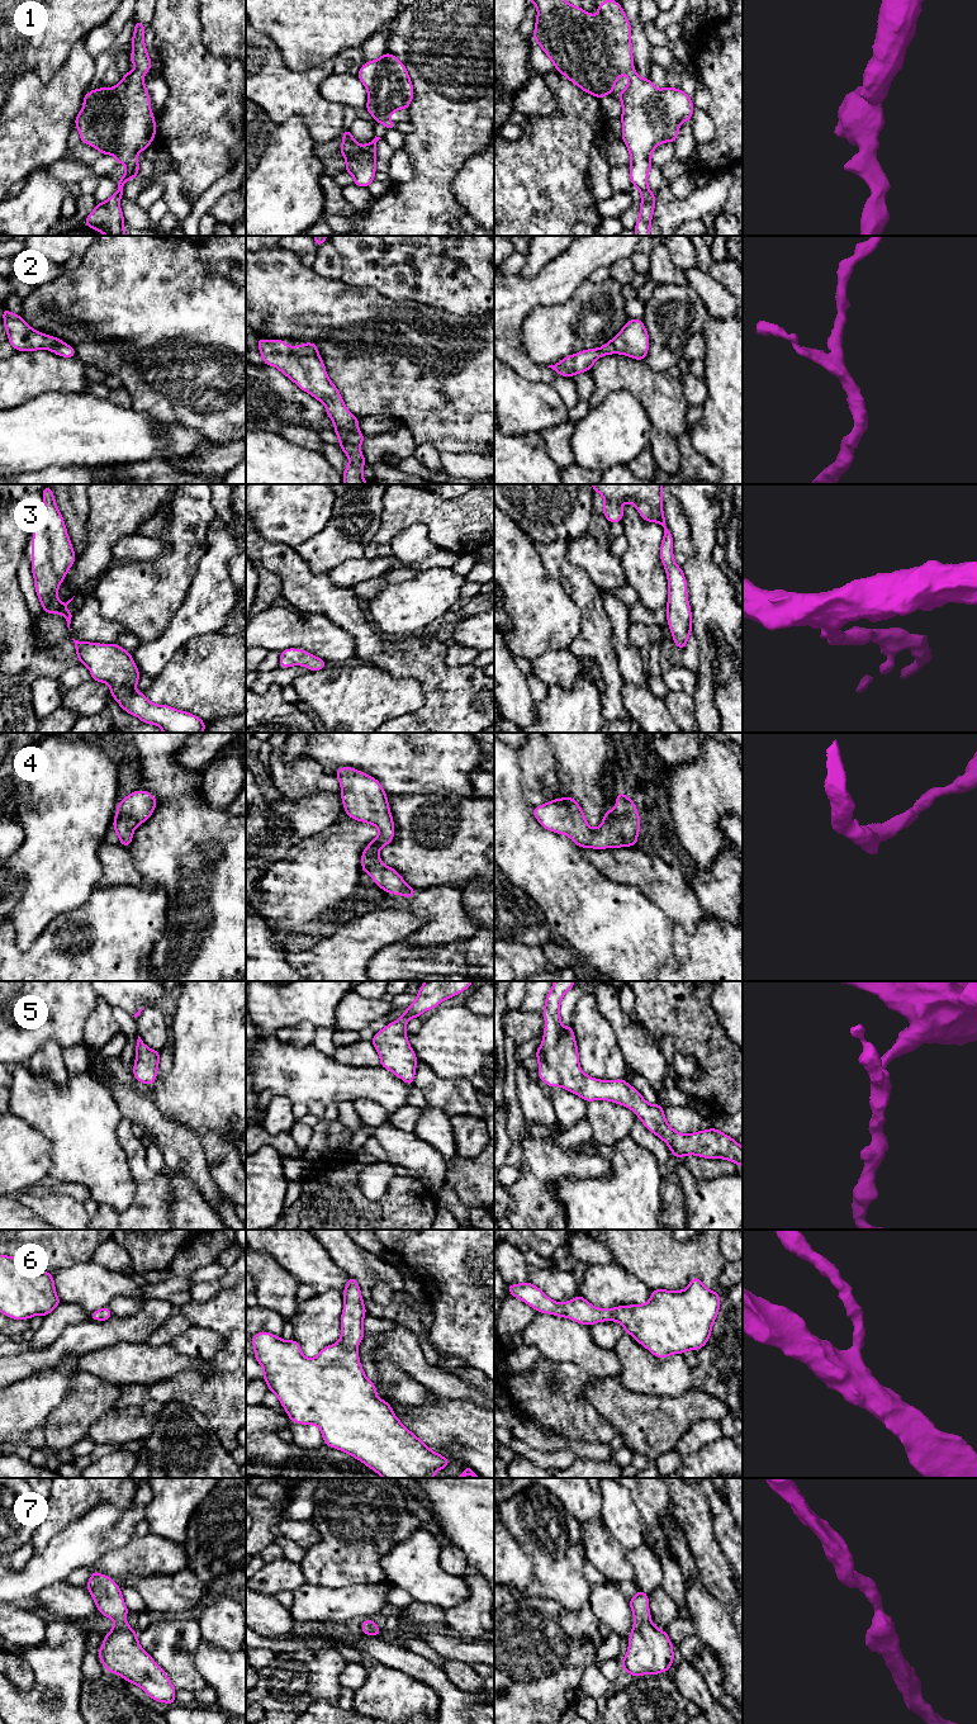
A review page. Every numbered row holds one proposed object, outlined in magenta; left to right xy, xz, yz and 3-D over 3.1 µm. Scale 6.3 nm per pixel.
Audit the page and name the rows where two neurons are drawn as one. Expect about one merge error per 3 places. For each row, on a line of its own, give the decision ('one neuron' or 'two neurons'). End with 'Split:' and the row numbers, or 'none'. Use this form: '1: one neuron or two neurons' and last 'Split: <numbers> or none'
1: one neuron
2: one neuron
3: one neuron
4: one neuron
5: one neuron
6: one neuron
7: one neuron
Split: none

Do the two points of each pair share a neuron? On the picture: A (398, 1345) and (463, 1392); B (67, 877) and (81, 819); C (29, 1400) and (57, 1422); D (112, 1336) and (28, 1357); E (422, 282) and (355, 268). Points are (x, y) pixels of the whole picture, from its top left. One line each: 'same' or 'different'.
A: same
B: same
C: different
D: same
E: same

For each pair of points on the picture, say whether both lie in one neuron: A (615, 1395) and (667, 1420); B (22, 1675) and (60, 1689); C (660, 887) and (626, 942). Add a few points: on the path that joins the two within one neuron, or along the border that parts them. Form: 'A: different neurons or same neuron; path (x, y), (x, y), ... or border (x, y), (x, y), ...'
A: same neuron; path (627, 1407), (641, 1420), (654, 1420)
B: different neurons; border (20, 1656), (33, 1672), (33, 1685), (25, 1692)
C: different neurons; border (626, 884), (640, 889), (673, 920)

